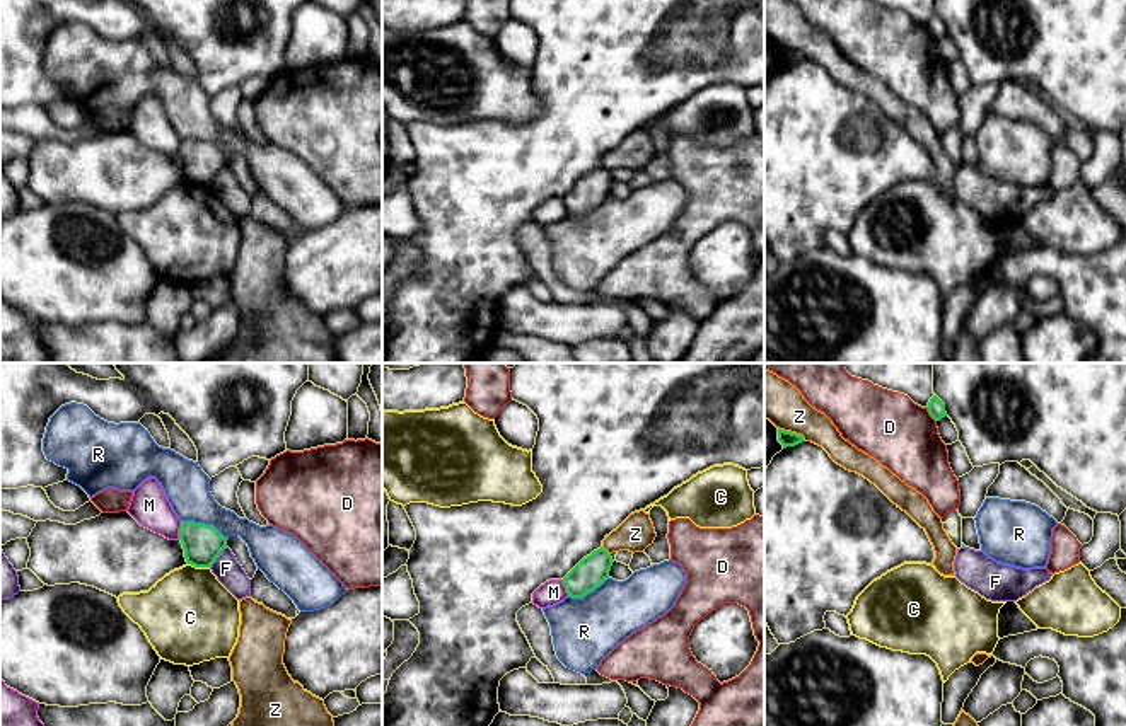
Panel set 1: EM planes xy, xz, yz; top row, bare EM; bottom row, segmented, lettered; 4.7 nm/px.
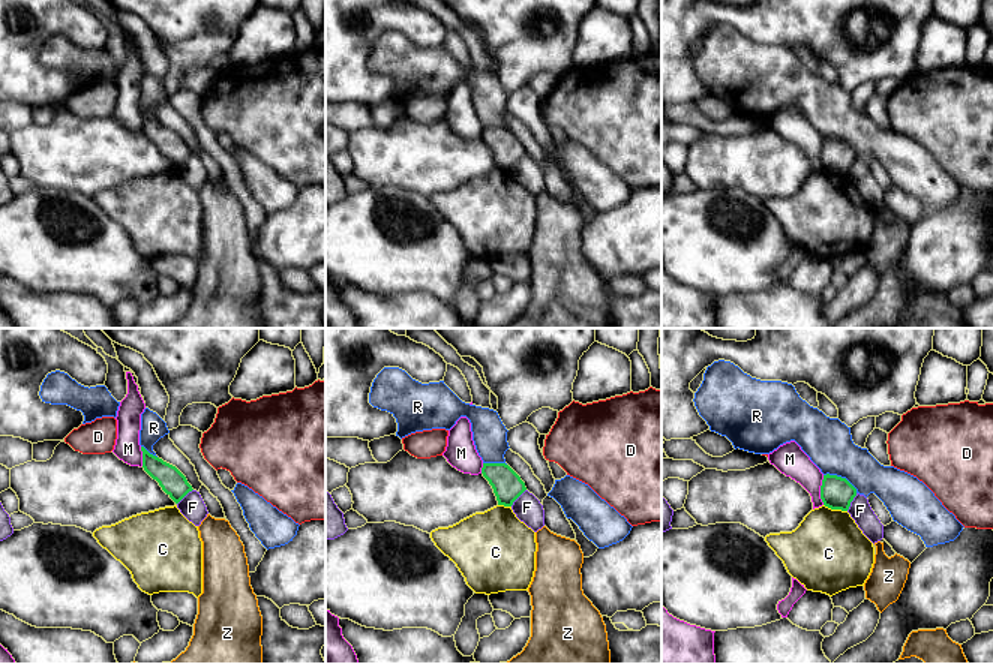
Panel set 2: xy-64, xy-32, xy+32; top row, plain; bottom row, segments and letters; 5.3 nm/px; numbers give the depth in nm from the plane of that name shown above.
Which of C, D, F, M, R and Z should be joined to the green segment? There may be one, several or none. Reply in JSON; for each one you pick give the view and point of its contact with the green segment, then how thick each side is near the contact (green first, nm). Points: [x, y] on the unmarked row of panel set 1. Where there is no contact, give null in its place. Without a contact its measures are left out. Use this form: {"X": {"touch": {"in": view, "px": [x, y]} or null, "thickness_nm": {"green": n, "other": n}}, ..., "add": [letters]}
{"add": []}

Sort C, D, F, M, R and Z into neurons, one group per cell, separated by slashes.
C / D / F / M / R / Z

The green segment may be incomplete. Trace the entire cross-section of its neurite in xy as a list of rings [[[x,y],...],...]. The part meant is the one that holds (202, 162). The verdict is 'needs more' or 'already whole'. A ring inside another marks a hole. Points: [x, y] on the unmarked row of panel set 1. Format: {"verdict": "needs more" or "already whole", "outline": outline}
{"verdict": "already whole", "outline": [[[181,140],[179,158],[186,181],[194,186],[212,186],[227,165],[227,157],[213,143],[194,140]]]}

